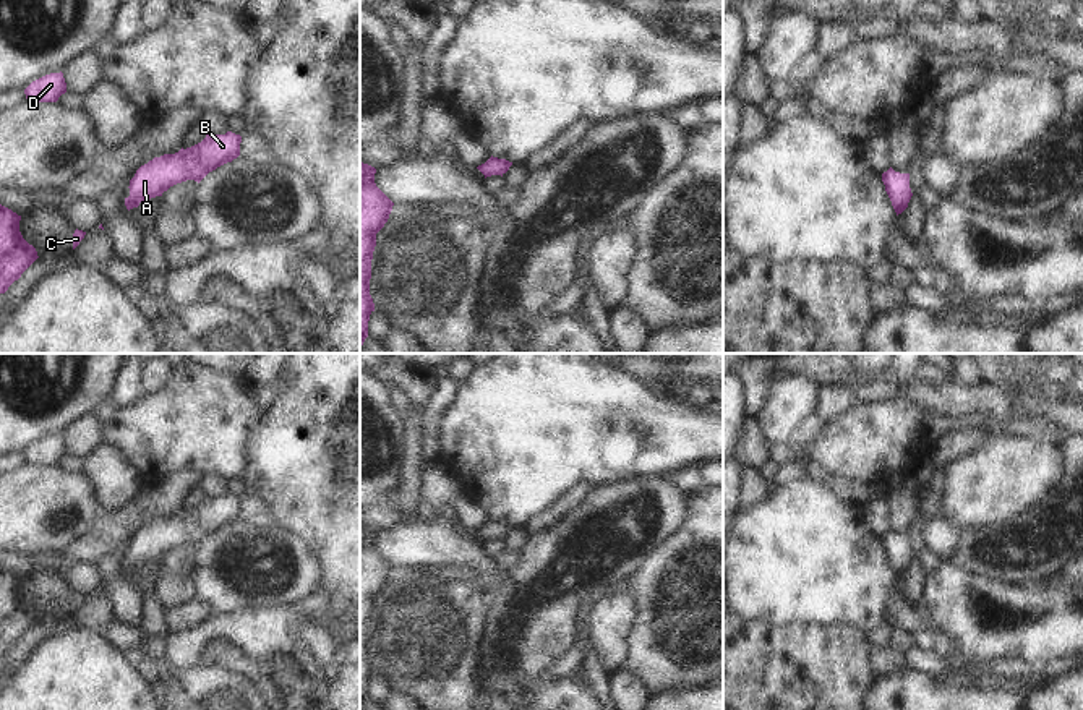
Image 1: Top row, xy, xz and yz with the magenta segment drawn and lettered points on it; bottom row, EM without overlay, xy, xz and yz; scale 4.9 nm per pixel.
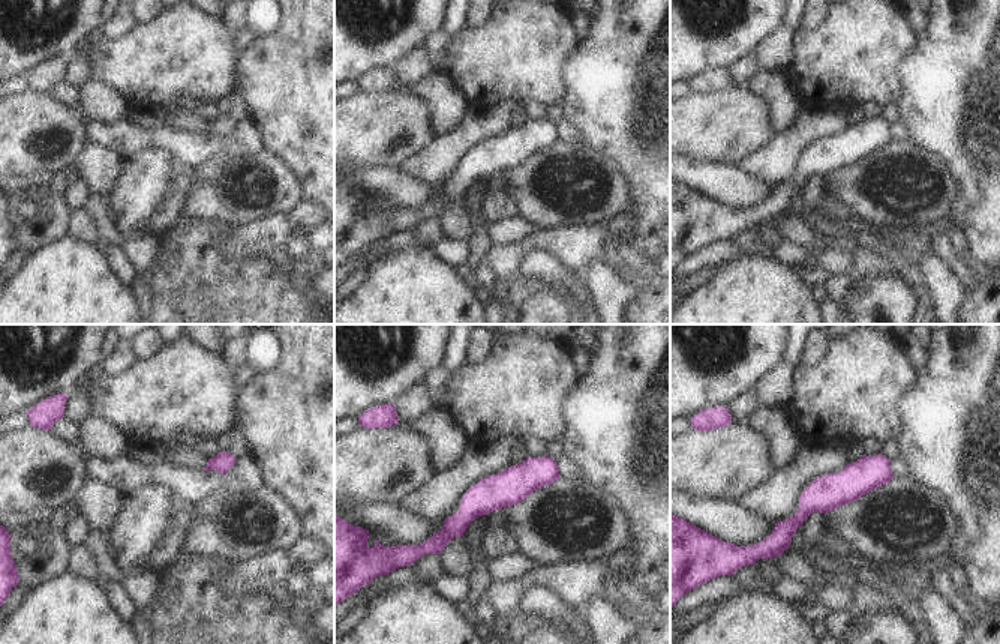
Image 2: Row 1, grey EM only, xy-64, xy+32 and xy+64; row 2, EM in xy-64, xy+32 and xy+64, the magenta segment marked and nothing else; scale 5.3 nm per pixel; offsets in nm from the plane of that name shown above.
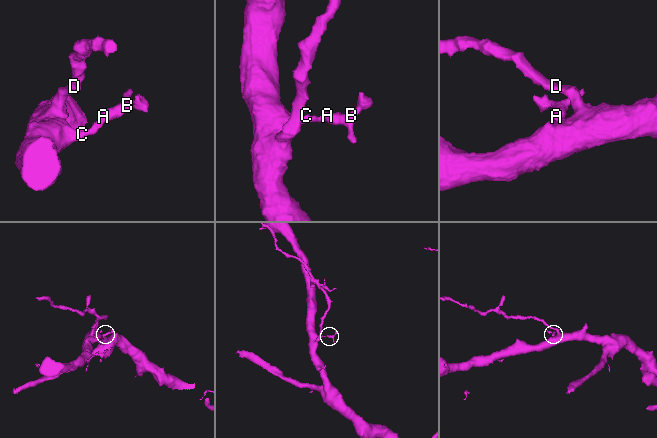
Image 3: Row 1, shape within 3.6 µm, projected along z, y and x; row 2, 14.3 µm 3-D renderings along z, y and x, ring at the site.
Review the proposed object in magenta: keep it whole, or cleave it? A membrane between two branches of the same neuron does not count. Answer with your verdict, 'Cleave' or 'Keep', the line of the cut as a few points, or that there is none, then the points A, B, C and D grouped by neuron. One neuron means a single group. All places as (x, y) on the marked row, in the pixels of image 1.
Keep. No split. Groups: A B C D

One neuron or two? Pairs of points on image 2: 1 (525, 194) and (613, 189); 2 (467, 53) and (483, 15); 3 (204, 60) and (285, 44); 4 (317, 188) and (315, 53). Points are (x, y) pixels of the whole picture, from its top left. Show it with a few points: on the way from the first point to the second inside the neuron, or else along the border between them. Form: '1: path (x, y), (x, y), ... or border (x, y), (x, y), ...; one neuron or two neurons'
1: path (547, 204), (567, 216), (595, 210); one neuron
2: border (494, 15), (479, 27), (468, 27); two neurons
3: border (242, 53), (237, 87); two neurons
4: path (317, 155), (317, 86); one neuron

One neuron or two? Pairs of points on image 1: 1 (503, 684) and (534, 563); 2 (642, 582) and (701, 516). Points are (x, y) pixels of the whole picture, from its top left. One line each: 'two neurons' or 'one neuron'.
1: one neuron
2: one neuron

